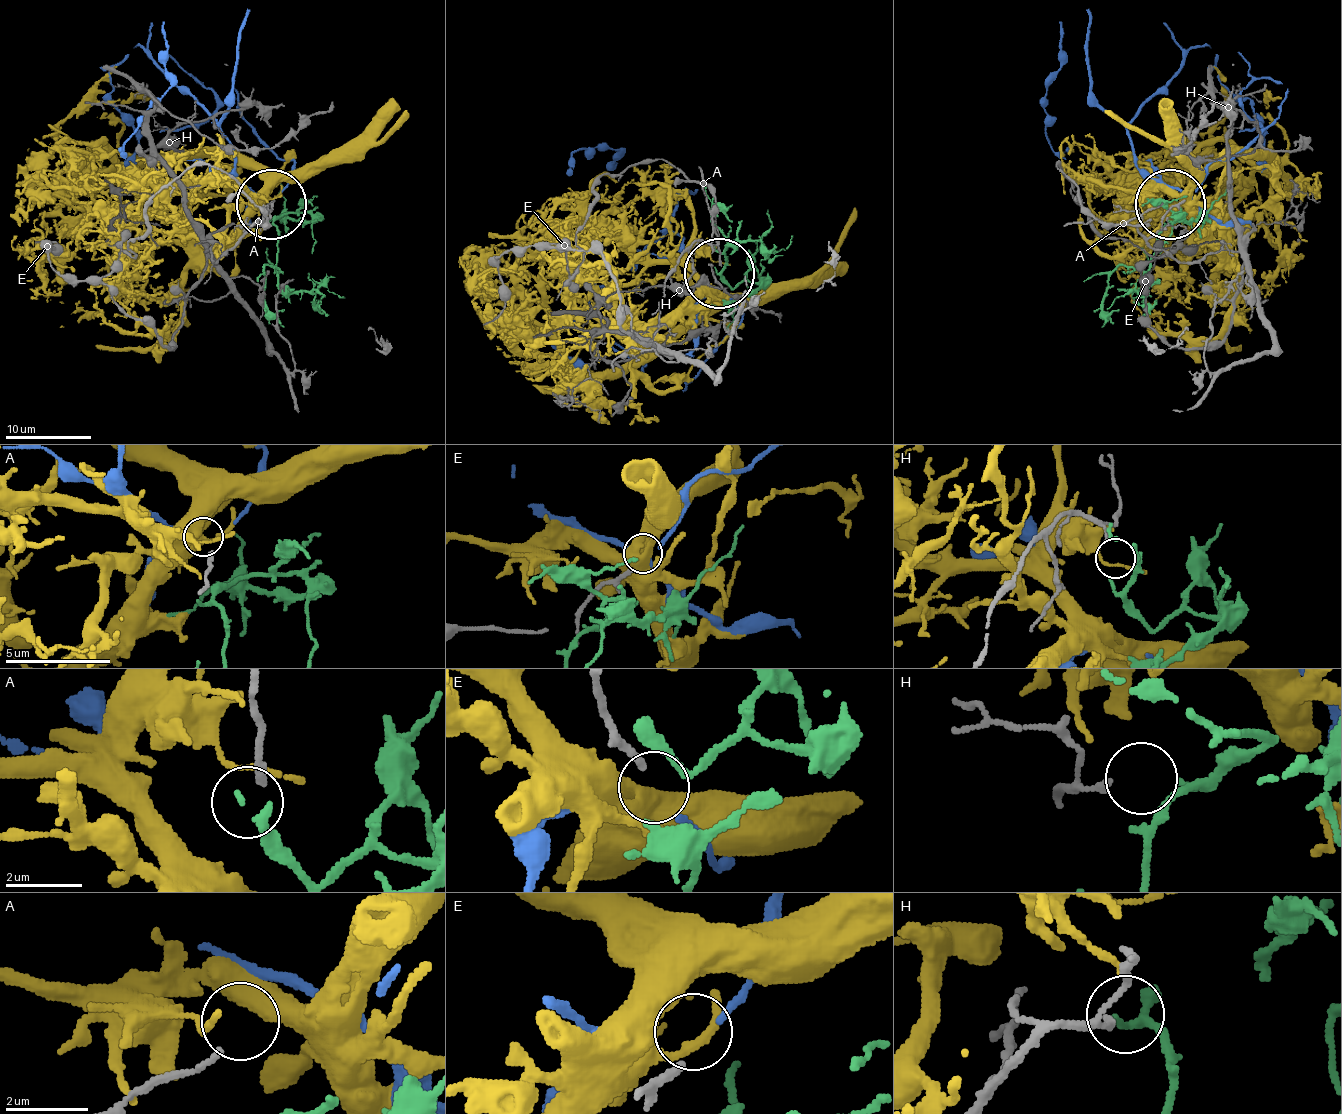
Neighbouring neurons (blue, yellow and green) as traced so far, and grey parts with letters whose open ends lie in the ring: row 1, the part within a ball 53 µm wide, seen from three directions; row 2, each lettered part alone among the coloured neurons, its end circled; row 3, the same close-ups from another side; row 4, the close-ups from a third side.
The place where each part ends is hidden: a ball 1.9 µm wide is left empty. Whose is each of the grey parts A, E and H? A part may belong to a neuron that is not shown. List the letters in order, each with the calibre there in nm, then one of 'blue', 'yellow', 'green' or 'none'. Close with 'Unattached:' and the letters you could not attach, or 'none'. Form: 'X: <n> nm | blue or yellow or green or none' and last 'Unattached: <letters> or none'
A: 170 nm | none
E: 200 nm | blue
H: 110 nm | green
Unattached: A

